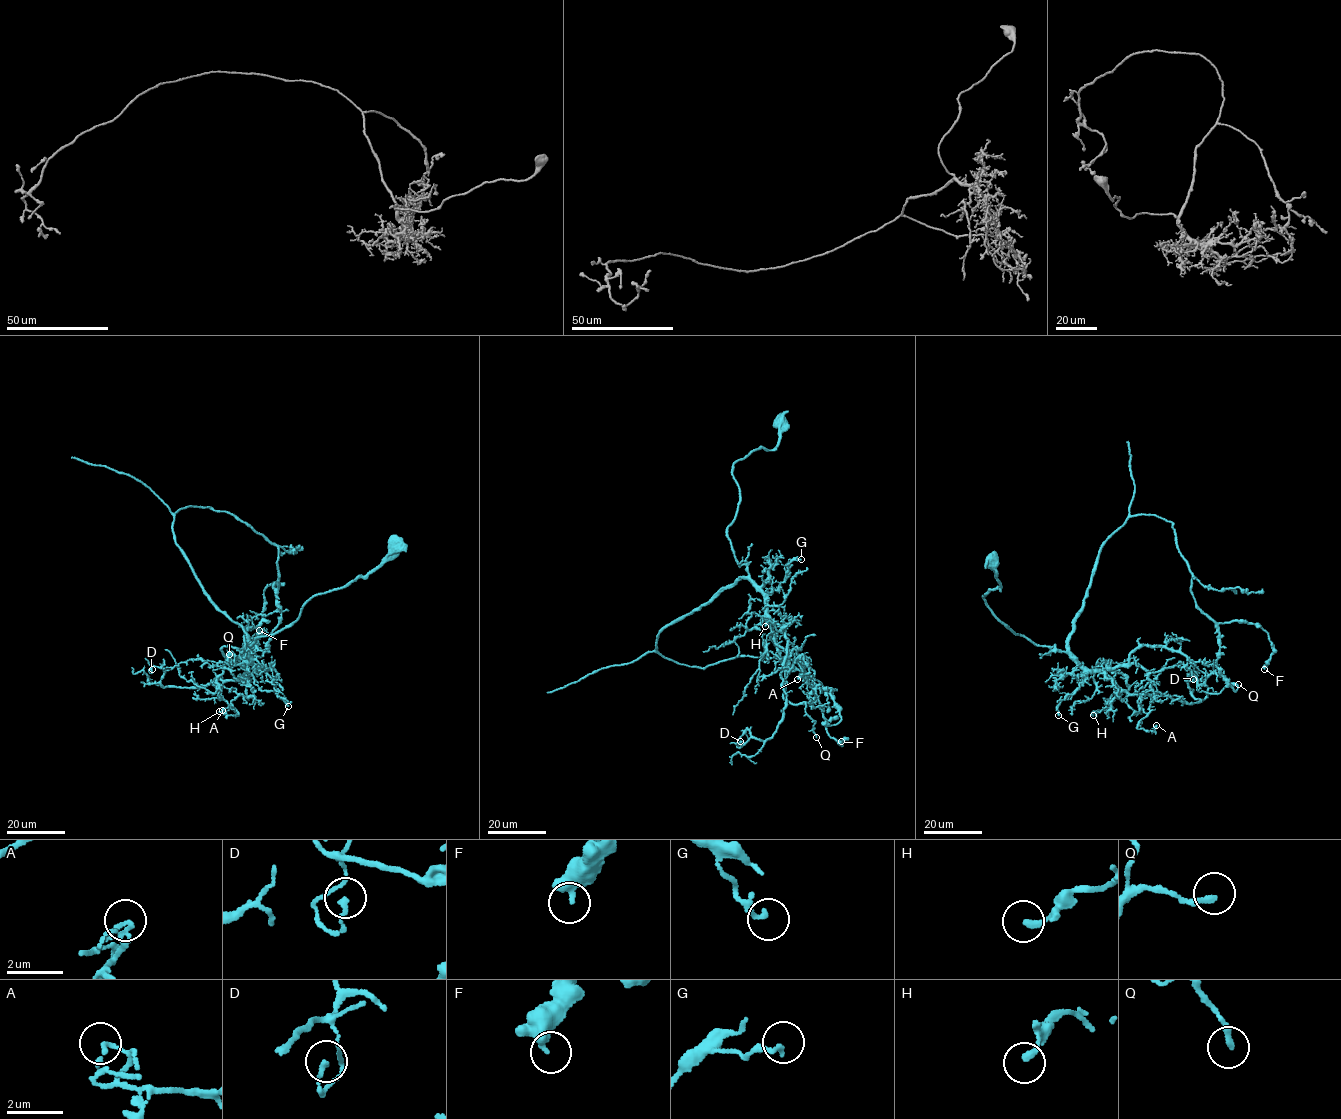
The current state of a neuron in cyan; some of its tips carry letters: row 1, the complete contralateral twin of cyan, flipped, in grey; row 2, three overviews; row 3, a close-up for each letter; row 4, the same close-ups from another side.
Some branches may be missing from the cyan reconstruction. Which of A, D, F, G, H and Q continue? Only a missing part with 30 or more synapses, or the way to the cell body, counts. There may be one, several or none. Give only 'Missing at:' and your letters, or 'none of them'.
Missing at: none of them

